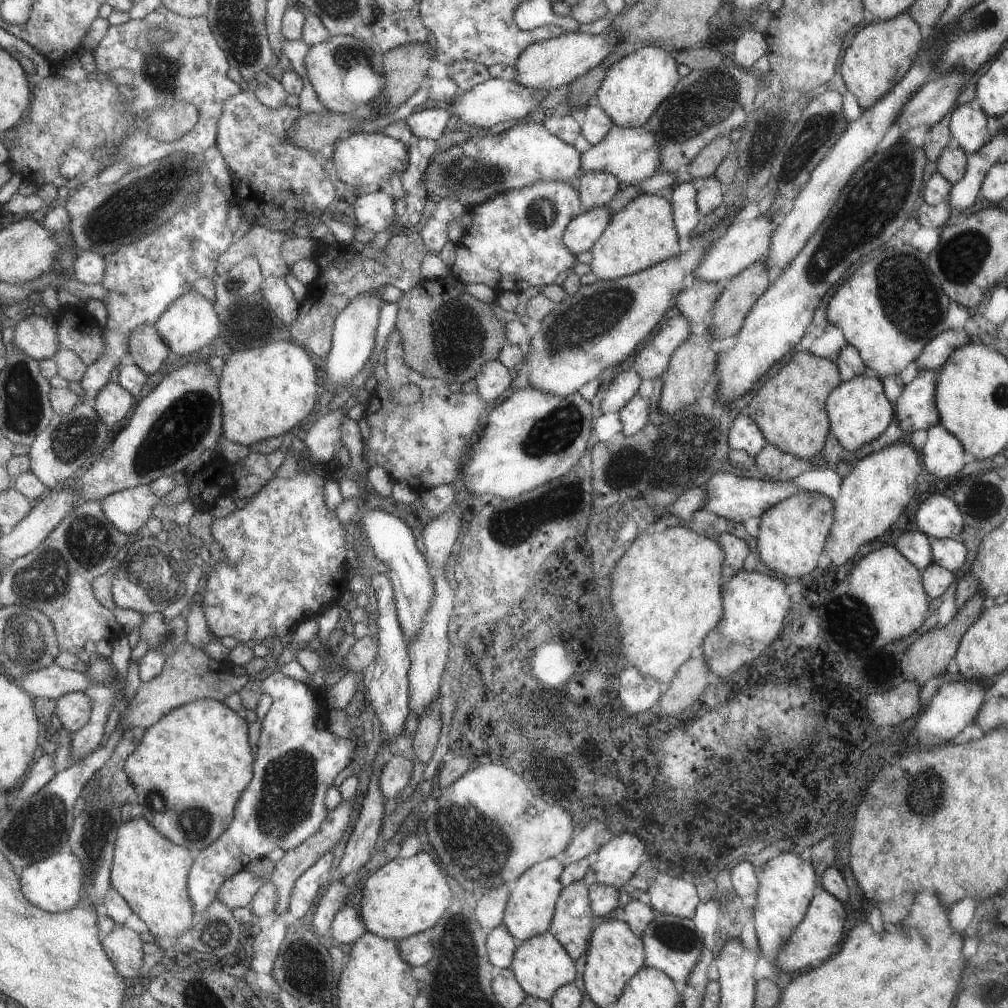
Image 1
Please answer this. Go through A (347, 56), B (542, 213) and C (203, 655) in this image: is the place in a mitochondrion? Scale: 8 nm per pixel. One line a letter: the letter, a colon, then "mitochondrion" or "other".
A: mitochondrion
B: mitochondrion
C: other

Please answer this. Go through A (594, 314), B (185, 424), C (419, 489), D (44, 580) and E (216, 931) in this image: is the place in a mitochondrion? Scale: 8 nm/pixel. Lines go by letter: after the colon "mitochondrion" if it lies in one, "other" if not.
A: mitochondrion
B: mitochondrion
C: other
D: mitochondrion
E: mitochondrion

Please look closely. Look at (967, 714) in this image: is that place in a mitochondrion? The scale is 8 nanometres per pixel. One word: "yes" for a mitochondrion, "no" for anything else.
no

